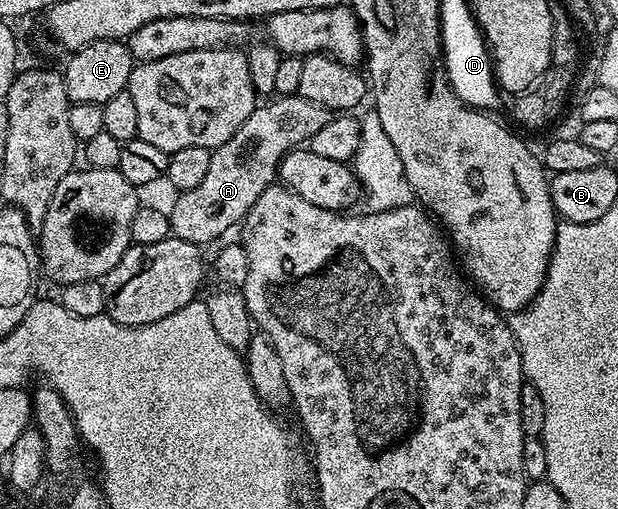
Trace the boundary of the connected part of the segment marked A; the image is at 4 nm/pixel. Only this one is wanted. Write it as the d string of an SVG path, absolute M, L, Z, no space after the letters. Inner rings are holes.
M276 96L268 101L272 100L273 102L268 102L265 106L264 103L257 105L250 112L250 116L246 116L242 128L238 128L238 132L234 132L230 140L212 150L206 180L202 180L198 188L190 188L175 195L176 203L168 214L175 237L186 240L189 244L205 244L204 242L212 242L215 238L222 237L231 226L239 227L248 217L258 196L262 196L262 192L266 192L266 188L277 181L280 161L288 155L288 151L311 143L314 132L318 132L318 128L323 128L325 124L330 124L334 117L334 111L322 104L314 104L314 100L299 96Z

